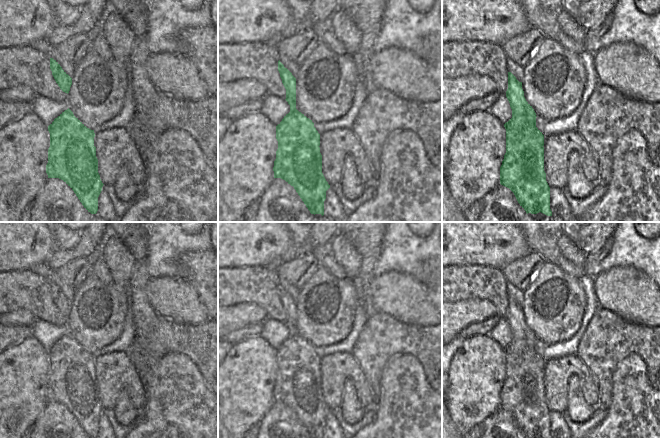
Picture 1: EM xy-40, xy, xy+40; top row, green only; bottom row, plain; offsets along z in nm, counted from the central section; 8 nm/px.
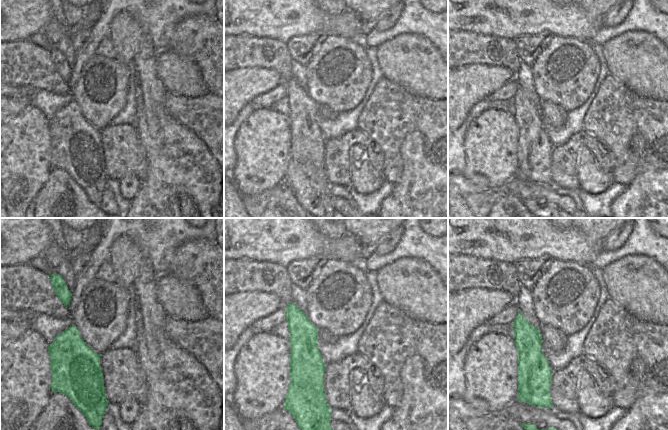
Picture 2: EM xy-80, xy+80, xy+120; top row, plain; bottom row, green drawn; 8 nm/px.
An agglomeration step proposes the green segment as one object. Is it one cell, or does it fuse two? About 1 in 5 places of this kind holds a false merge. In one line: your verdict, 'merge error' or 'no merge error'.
merge error

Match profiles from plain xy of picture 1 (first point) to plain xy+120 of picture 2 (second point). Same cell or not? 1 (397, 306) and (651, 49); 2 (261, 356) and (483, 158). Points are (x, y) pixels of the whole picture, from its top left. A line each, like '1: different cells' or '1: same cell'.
1: same cell
2: same cell

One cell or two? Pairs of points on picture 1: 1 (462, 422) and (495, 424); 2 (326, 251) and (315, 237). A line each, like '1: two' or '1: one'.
1: two
2: two

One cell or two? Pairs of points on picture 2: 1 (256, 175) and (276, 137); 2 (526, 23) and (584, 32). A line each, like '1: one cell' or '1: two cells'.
1: one cell
2: one cell

